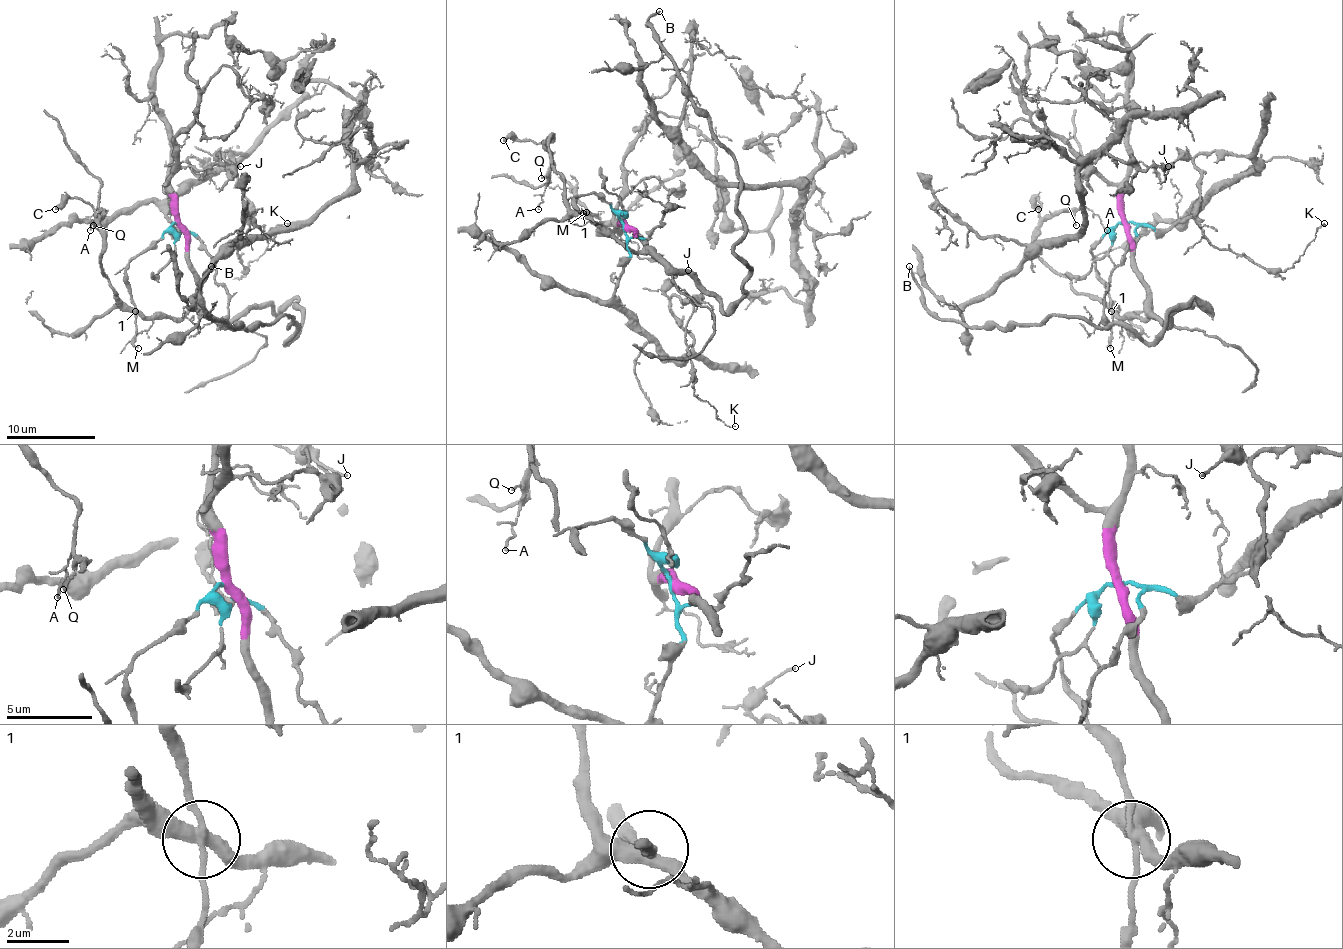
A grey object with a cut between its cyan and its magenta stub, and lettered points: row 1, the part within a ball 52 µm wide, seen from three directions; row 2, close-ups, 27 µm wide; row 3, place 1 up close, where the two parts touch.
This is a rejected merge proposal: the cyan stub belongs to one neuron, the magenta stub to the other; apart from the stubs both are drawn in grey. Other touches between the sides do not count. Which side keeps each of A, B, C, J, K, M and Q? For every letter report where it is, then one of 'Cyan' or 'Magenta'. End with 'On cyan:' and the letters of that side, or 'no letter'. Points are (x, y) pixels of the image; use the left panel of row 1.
A: Place: (90, 230). Magenta
B: Place: (211, 266). Magenta
C: Place: (55, 209). Magenta
J: Place: (240, 166). Cyan
K: Place: (287, 223). Cyan
M: Place: (138, 348). Cyan
Q: Place: (93, 225). Magenta
On cyan: J, K, M

